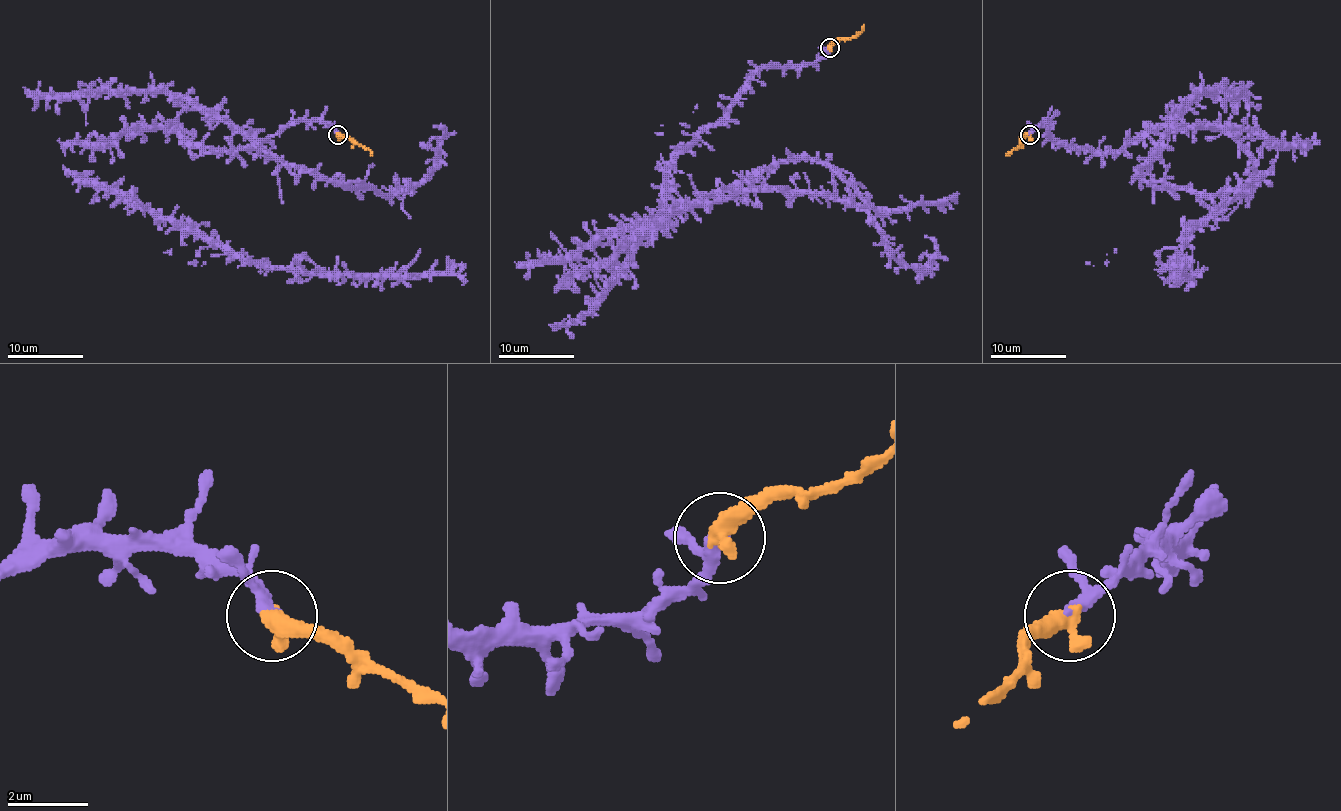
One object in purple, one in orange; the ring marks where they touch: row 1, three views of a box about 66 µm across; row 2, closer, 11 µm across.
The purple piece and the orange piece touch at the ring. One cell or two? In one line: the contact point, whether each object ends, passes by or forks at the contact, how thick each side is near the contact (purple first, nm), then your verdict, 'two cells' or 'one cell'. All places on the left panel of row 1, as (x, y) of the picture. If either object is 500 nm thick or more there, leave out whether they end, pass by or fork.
(338, 134) | 240/550 nm | one cell

